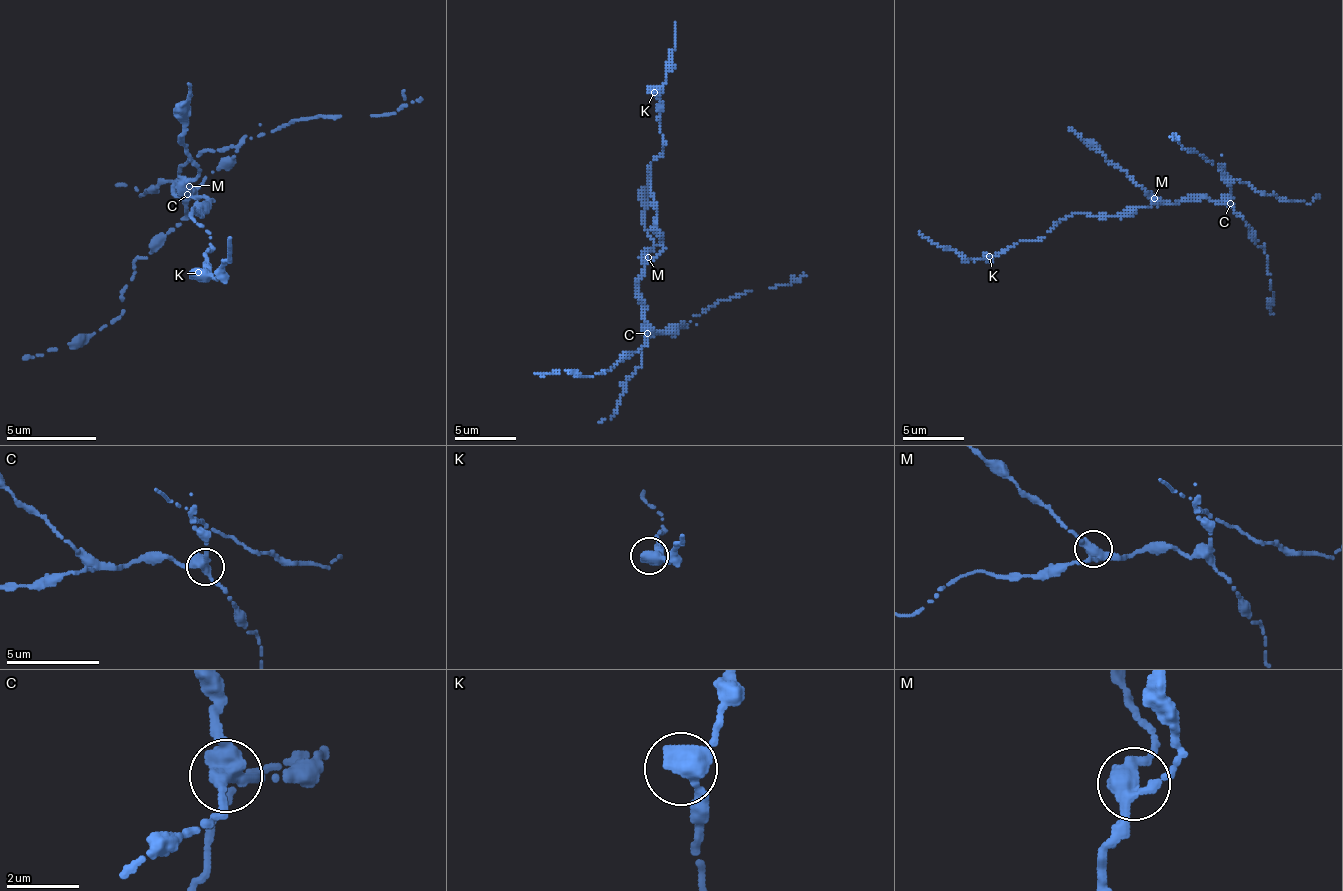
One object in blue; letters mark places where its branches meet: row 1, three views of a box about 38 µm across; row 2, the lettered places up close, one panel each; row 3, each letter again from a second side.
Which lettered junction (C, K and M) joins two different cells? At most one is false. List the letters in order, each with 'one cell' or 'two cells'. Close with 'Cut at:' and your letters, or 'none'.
C: two cells
K: one cell
M: one cell
Cut at: C

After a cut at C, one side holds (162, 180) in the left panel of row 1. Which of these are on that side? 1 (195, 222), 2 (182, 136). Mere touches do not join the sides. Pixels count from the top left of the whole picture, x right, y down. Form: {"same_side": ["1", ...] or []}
{"same_side": []}

